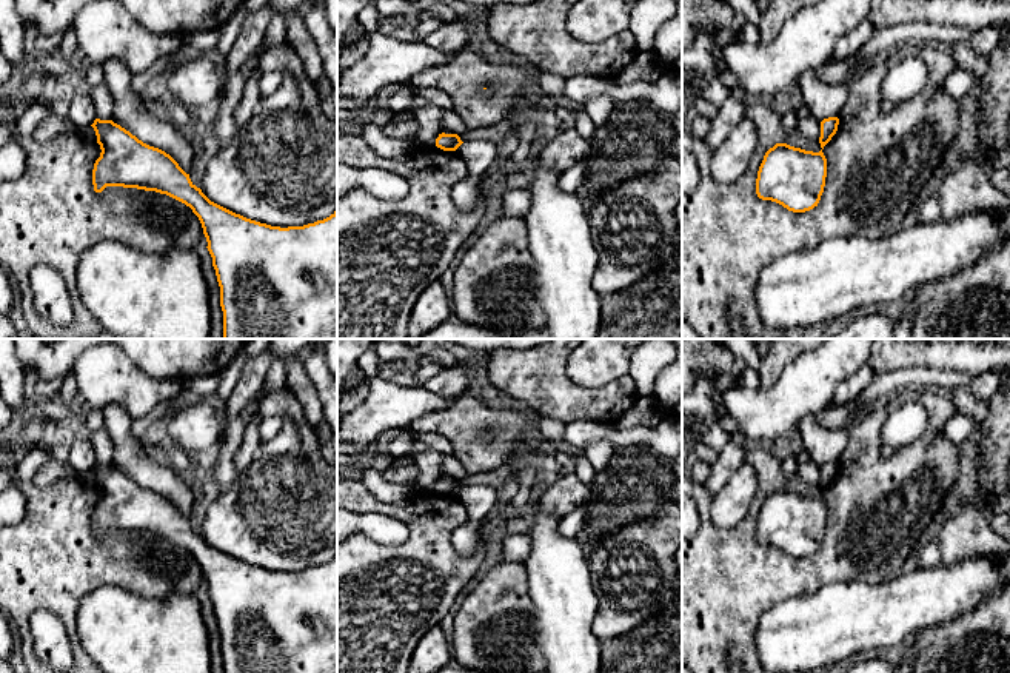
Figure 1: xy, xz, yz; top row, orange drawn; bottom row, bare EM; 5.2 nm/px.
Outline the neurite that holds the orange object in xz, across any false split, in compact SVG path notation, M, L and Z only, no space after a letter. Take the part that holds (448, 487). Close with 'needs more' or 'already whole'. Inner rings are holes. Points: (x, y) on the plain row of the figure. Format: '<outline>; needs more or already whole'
M439 479L436 484L436 491L443 496L456 496L463 487L457 479Z; already whole

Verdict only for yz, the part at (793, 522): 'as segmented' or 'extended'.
as segmented

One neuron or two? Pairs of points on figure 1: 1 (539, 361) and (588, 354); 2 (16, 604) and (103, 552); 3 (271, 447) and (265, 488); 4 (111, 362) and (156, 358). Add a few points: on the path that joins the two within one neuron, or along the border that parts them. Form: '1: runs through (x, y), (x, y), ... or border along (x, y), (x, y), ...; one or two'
1: border along (568, 354), (567, 376), (578, 385), (588, 388); two
2: runs through (37, 582), (57, 562), (82, 562); one
3: border along (299, 448), (274, 455), (259, 452); two
4: border along (125, 354), (143, 373), (163, 378); two

